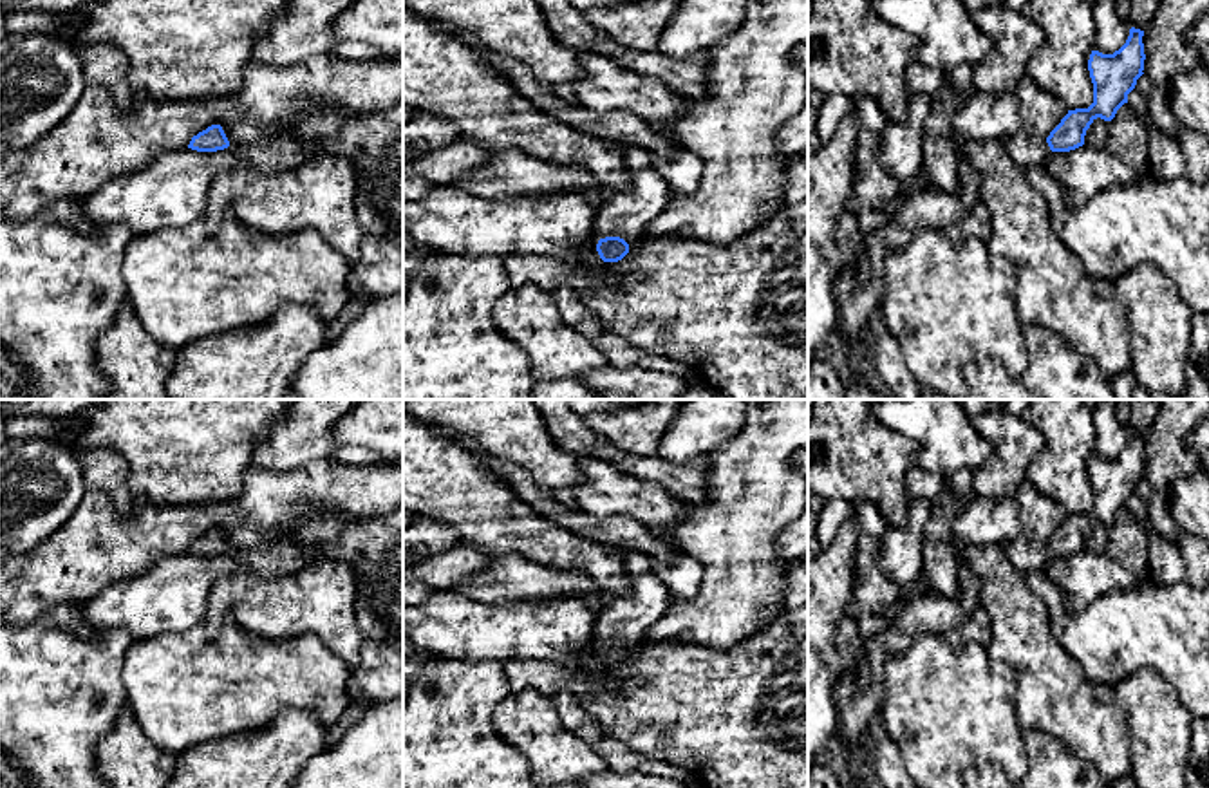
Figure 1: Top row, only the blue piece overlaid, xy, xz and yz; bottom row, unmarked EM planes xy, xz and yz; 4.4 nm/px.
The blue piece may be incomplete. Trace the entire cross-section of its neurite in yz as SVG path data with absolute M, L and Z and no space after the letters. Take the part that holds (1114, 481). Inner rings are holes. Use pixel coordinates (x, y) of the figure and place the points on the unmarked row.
M1131 432L1126 448L1113 459L1092 455L1088 475L1093 488L1093 508L1088 513L1068 515L1046 544L1036 544L1017 535L1003 546L1021 573L1041 573L1052 557L1070 557L1082 551L1086 535L1097 522L1104 526L1115 522L1144 479L1142 441L1144 436Z

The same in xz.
M623 551L633 586L629 598L609 598L596 616L596 656L604 667L618 667L629 658L629 645L642 645L645 631L667 611L669 587L652 571L649 557Z

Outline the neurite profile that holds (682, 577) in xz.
M681 555L676 562L661 562L649 557L652 571L669 587L670 596L689 600L694 598L703 580L703 566L692 557Z

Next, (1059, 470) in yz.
M1030 399L1021 417L1043 436L1026 479L1068 515L1093 508L1088 464L1097 432L1086 399Z

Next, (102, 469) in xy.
M89 450L78 463L89 486L105 492L123 511L134 510L136 497L125 483L123 457L114 450Z

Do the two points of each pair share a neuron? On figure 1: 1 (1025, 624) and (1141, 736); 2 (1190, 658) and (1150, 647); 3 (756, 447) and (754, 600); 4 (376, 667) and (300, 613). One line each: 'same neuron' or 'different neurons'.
1: different neurons
2: same neuron
3: same neuron
4: different neurons

